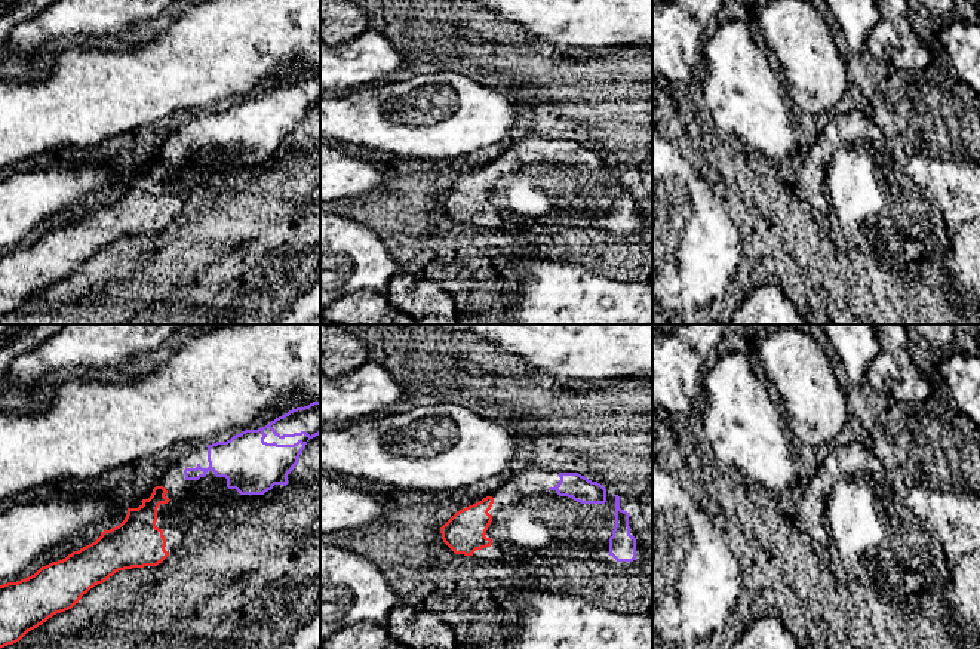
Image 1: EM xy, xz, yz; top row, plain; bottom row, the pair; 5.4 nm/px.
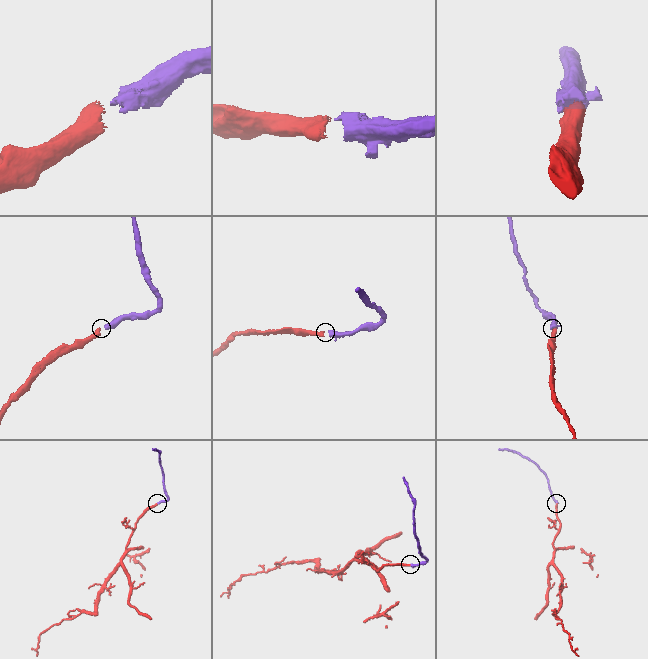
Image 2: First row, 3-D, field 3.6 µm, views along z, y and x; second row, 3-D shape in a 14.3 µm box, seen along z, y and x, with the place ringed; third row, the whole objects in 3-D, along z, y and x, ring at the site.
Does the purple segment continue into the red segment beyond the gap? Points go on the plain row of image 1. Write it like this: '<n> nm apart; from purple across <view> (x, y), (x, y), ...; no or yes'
120 nm apart; from purple across xy (186, 147), (166, 159); yes

